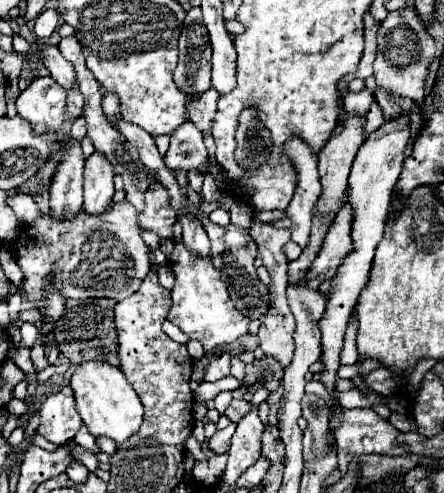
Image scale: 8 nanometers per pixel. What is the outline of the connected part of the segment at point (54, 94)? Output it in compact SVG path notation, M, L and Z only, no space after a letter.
M52 77L34 79L32 85L16 99L18 115L22 115L36 133L44 133L48 129L58 131L64 121L64 105L66 91L60 89Z

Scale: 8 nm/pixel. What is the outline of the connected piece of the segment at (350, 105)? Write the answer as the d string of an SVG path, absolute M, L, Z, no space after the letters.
M362 89L362 91L350 91L346 97L344 97L344 109L346 113L352 113L352 111L358 111L362 115L366 115L368 111L368 105L374 101L372 97L372 91L370 89Z

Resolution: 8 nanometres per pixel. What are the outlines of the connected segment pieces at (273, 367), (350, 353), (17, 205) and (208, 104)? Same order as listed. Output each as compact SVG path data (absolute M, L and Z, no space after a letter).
M262 357L262 359L254 359L252 365L246 365L246 375L242 379L242 387L246 387L248 391L256 391L260 387L266 387L268 393L276 391L280 387L284 369L282 365L274 359L274 357Z
M352 315L348 329L346 329L344 347L342 347L342 353L340 353L342 365L354 365L358 361L358 357L356 357L356 331L358 331L358 321L354 321L354 315Z
M10 191L8 193L8 205L16 213L18 221L24 223L24 225L30 225L40 215L40 211L36 209L34 199L30 195L22 193L22 191Z
M210 87L206 93L200 93L200 97L188 97L188 101L186 101L188 117L192 123L196 123L196 127L202 133L210 133L210 129L212 129L218 95L220 93L214 87Z

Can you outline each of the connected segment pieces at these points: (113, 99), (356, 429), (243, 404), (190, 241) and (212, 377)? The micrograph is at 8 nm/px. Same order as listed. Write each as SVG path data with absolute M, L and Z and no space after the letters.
M110 91L104 93L104 97L102 97L102 109L104 109L106 117L108 117L110 123L112 123L114 117L120 113L120 99L116 97L116 93L110 93Z
M340 409L340 417L332 417L330 421L336 421L336 425L330 425L330 429L336 429L336 451L338 451L338 469L344 475L348 469L348 463L356 455L364 453L384 453L384 455L406 455L406 447L396 445L398 429L394 429L386 419L376 415L372 409Z
M232 399L230 401L230 405L228 405L228 409L226 409L226 415L234 421L234 423L238 423L246 413L250 411L250 403L248 401L236 401L236 399Z
M184 213L184 217L180 217L180 225L182 225L184 245L198 255L208 255L210 241L208 241L208 235L204 233L204 227L200 225L198 217L192 217L192 213Z
M216 351L204 371L204 381L218 381L228 375L230 375L230 355L228 351Z

